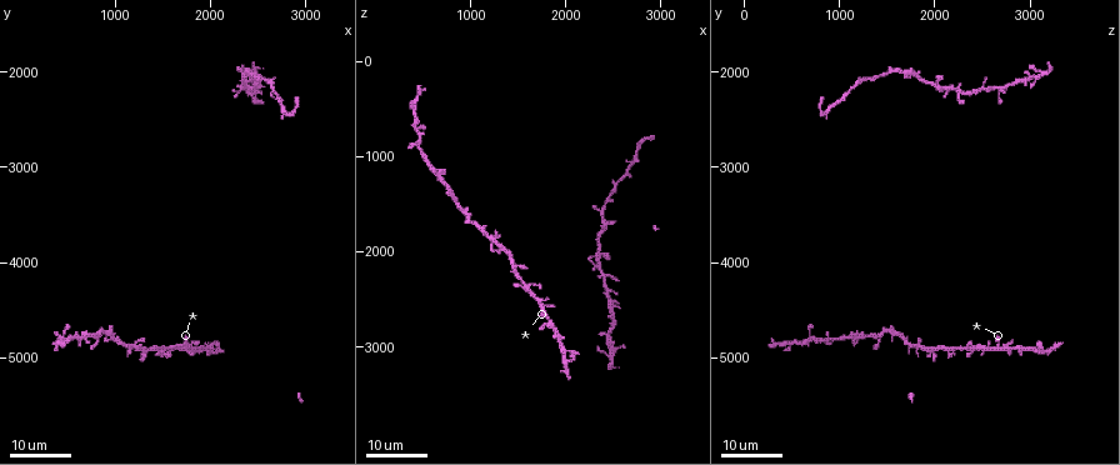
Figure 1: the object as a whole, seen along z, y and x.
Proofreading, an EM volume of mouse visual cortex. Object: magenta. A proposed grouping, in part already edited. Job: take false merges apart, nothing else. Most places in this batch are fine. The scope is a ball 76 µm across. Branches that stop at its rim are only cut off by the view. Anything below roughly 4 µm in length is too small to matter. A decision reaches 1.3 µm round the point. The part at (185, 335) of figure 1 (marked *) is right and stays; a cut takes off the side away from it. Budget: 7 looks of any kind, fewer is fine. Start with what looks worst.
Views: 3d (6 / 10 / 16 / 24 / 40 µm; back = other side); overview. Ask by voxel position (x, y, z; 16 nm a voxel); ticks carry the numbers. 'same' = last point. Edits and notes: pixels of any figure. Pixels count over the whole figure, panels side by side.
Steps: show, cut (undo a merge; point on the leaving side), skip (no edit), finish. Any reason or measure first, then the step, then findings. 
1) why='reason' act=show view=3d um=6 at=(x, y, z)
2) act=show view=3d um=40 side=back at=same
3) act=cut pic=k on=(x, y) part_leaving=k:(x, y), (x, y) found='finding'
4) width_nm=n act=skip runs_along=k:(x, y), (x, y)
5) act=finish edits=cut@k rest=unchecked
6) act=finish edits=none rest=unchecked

why='three-way junction' act=show view=3d um=16 at=(2700, 2220, 1080)

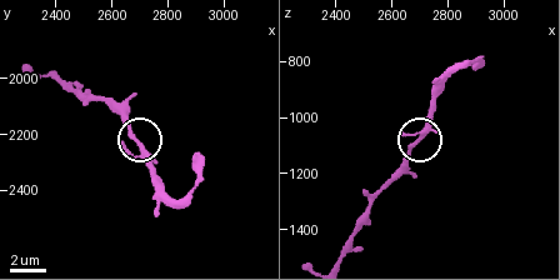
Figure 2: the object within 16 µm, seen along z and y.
why='closer look' act=show view=3d um=6 at=(2710, 2250, 1070)

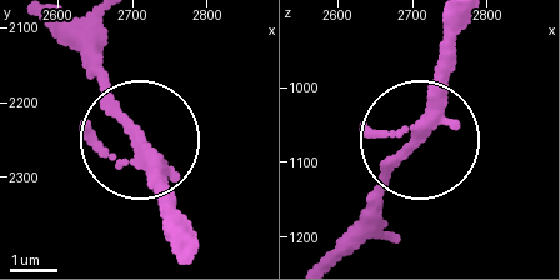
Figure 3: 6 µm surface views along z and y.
why='from behind' act=show view=3d um=6 side=back at=(2710, 2245, 1070)

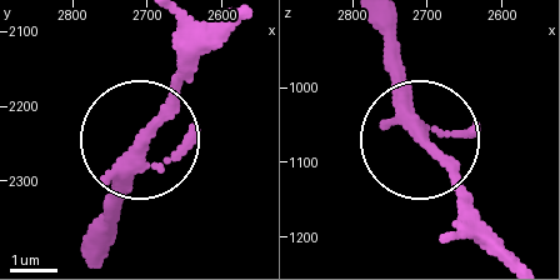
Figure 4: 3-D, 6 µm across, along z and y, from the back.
act=skip runs_along=4:(509, 250), (429, 143), (394, 51) found='all the same neuron'

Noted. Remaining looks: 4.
why='two arms in line, one across' act=show view=3d um=16 at=(1800, 4900, 2660)

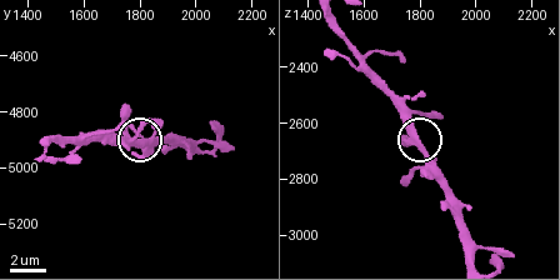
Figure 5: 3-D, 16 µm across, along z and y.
act=show view=3d um=10 at=(1790, 4920, 2680)

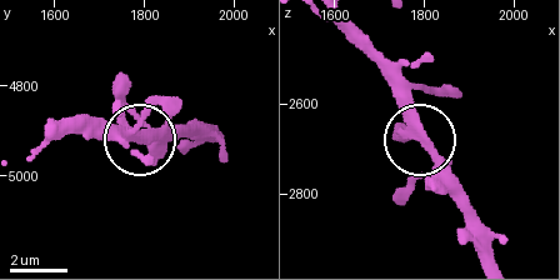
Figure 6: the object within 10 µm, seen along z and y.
why='zoom in' act=show view=3d um=6 at=(1800, 4915, 2680)

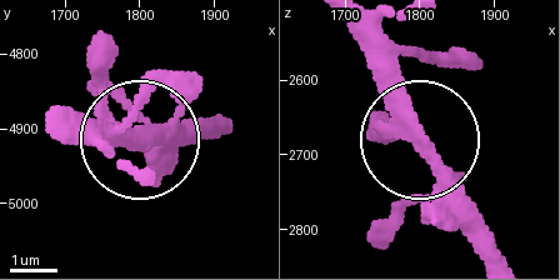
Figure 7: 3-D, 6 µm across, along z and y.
width_nm=280 act=skip found='all the same neuron'

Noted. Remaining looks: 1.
act=finish edits=none rest=unchecked

